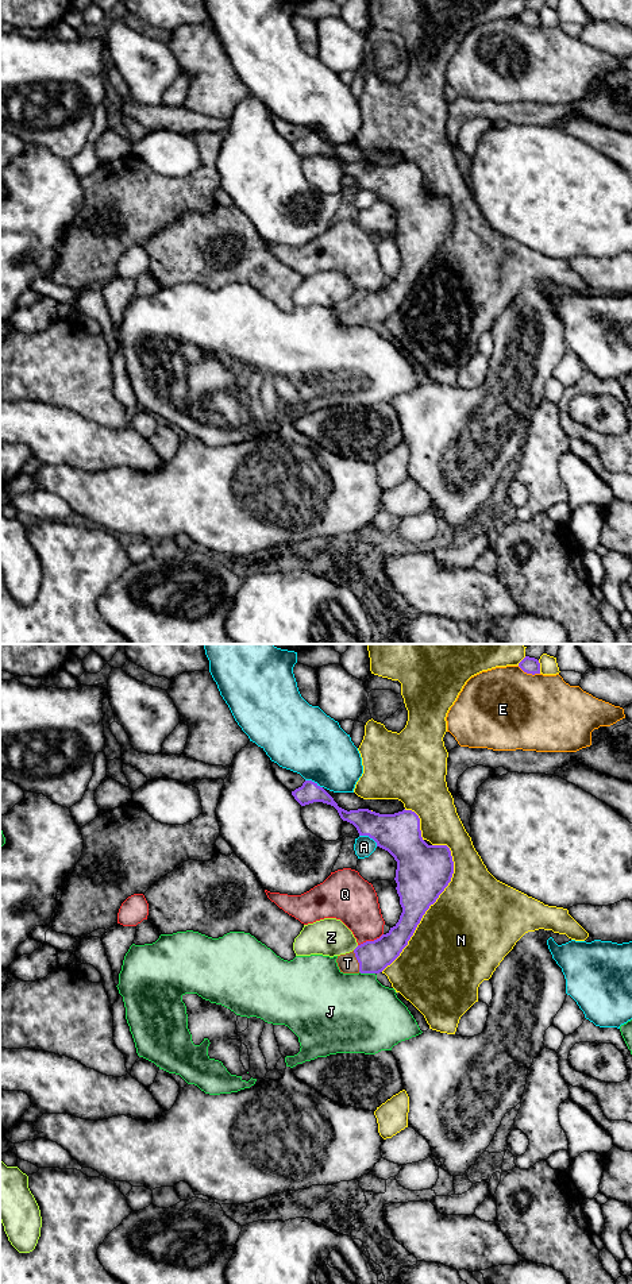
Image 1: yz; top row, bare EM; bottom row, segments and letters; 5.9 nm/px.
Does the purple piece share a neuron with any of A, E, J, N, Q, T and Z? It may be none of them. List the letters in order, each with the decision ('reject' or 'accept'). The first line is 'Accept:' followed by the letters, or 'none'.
Accept: T
A: reject
E: reject
J: reject
N: reject
Q: reject
T: accept
Z: reject

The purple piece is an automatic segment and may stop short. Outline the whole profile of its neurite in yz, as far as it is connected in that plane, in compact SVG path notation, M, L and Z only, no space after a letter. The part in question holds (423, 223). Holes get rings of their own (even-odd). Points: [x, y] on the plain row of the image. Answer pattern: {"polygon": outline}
{"polygon": "M305 132L301 139L292 143L294 151L301 157L323 154L334 158L340 170L352 176L359 188L369 188L377 194L377 198L388 203L397 213L396 235L397 246L402 265L398 274L374 293L366 293L358 297L352 304L340 306L336 311L338 319L343 325L379 325L390 317L408 297L417 277L431 257L436 254L439 247L451 234L454 225L454 213L451 203L447 197L428 197L420 182L420 170L412 162L402 162L394 166L379 166L369 161L344 162L338 158L334 150L317 135Z"}

